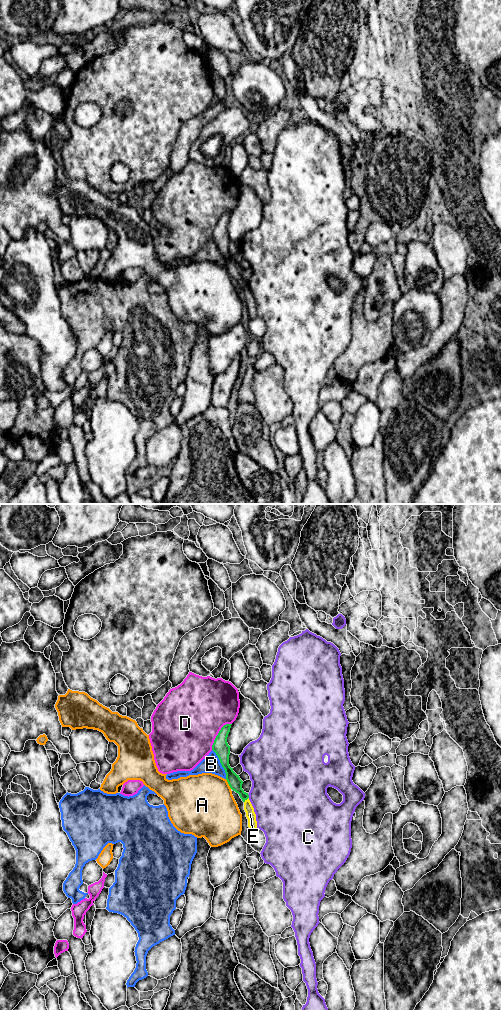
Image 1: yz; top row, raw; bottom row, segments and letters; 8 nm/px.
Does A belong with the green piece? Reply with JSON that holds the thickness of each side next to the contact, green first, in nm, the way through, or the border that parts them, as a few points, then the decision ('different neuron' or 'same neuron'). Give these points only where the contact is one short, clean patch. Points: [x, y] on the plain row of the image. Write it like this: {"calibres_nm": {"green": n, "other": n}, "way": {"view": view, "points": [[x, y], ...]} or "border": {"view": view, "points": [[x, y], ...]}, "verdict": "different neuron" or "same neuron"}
{"calibres_nm": {"green": 110, "other": 480}, "border": {"view": "yz", "points": [[225, 267], [231, 276]]}, "verdict": "different neuron"}

